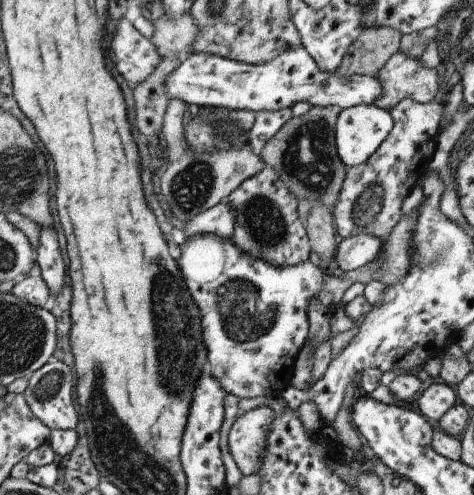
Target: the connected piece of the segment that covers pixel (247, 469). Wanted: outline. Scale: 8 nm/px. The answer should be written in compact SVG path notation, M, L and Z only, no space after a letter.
M268 406L238 414L228 435L228 448L243 476L258 474L266 448L268 430L276 414Z

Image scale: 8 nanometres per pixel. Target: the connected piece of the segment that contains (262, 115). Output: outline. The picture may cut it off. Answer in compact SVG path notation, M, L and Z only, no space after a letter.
M292 107L278 110L278 112L262 111L255 113L256 120L254 120L248 133L248 138L250 138L248 146L251 147L254 154L260 155L266 143L281 130L293 114Z

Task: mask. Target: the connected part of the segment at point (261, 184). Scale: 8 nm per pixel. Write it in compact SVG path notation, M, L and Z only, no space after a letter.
M265 166L258 174L247 178L224 201L234 210L236 220L231 240L240 250L248 250L250 256L264 258L274 266L292 266L309 260L311 246L307 228L298 216L298 198L272 167Z

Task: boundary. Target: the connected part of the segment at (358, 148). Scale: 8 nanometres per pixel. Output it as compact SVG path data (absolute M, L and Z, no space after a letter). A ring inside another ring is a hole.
M374 103L341 109L335 126L337 154L340 160L347 168L366 162L386 140L392 128L394 122L389 110L380 108Z

